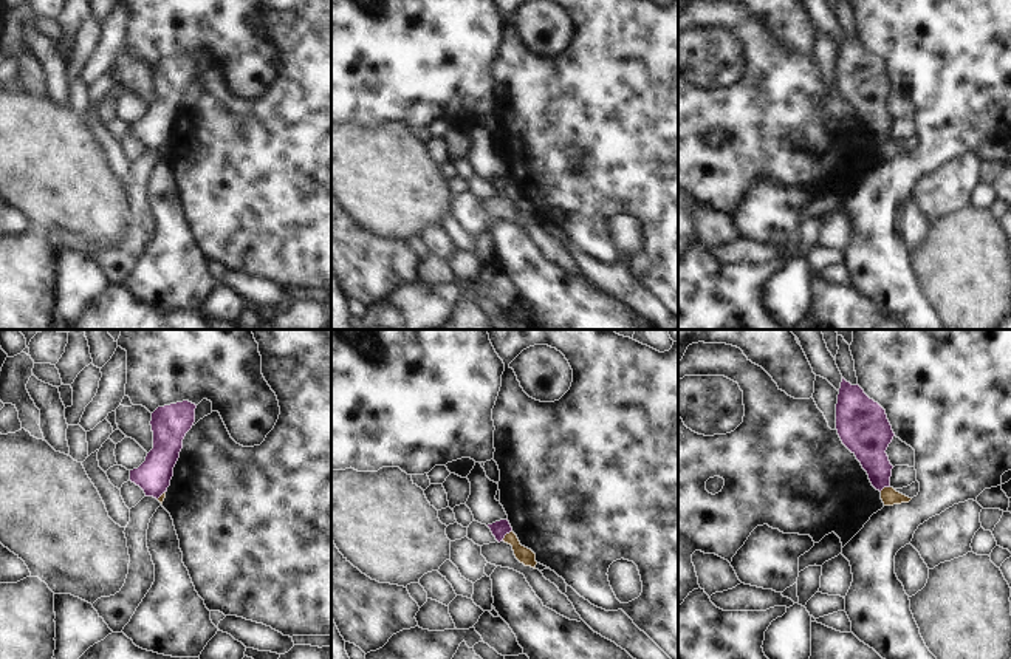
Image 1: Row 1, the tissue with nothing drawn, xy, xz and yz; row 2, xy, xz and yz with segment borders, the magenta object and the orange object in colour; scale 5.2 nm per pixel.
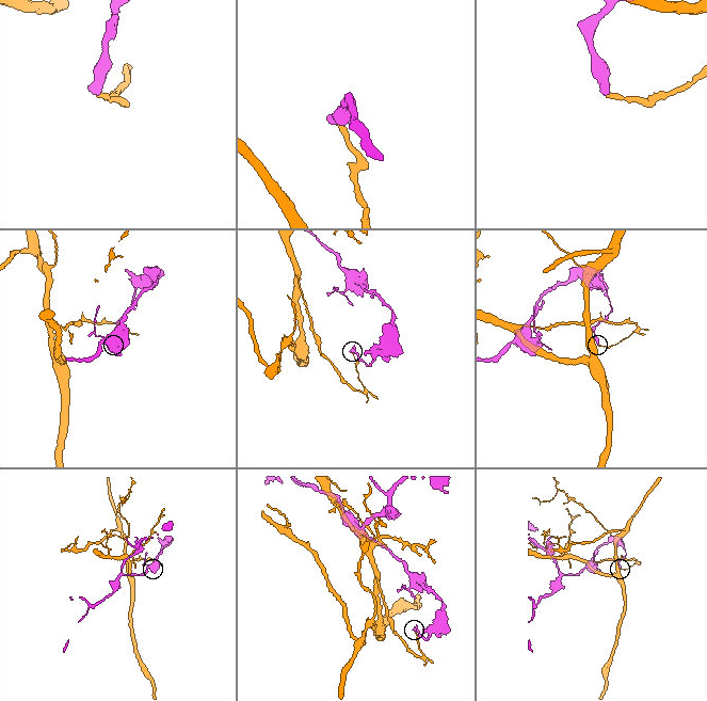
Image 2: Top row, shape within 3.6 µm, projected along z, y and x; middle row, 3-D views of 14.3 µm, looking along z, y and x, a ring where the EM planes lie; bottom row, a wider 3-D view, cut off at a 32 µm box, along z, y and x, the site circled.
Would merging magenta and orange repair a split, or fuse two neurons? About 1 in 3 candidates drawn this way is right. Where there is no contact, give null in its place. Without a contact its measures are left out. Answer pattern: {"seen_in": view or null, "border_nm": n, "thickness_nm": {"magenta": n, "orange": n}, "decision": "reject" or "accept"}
{"seen_in": "xz", "border_nm": 80, "thickness_nm": {"magenta": 90, "orange": 90}, "decision": "reject"}

